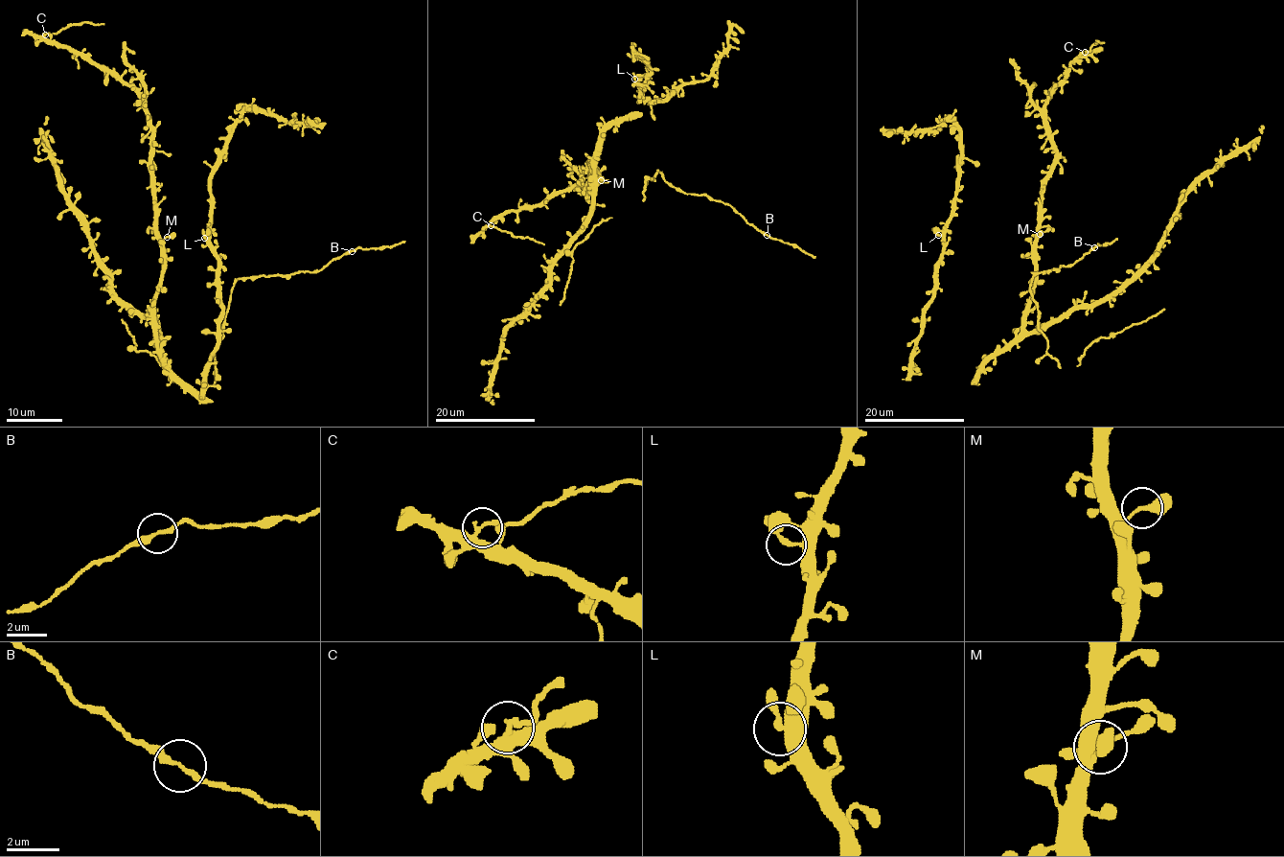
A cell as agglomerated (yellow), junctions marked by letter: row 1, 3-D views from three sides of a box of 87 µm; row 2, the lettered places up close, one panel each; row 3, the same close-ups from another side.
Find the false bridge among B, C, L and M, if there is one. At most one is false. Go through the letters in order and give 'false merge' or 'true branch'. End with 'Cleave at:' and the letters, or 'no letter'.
B: true branch
C: false merge
L: true branch
M: true branch
Cleave at: C

